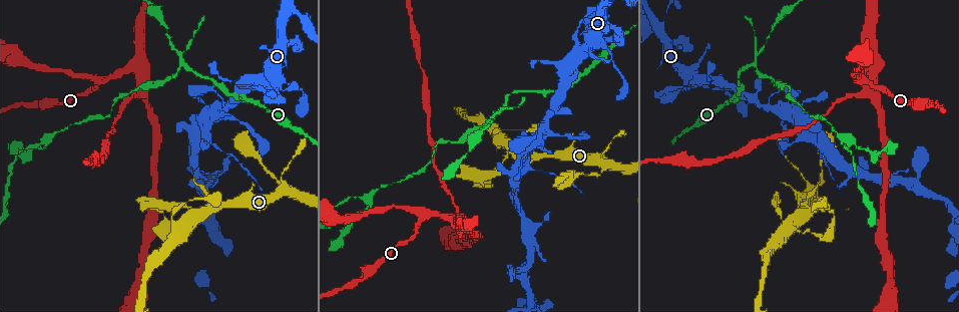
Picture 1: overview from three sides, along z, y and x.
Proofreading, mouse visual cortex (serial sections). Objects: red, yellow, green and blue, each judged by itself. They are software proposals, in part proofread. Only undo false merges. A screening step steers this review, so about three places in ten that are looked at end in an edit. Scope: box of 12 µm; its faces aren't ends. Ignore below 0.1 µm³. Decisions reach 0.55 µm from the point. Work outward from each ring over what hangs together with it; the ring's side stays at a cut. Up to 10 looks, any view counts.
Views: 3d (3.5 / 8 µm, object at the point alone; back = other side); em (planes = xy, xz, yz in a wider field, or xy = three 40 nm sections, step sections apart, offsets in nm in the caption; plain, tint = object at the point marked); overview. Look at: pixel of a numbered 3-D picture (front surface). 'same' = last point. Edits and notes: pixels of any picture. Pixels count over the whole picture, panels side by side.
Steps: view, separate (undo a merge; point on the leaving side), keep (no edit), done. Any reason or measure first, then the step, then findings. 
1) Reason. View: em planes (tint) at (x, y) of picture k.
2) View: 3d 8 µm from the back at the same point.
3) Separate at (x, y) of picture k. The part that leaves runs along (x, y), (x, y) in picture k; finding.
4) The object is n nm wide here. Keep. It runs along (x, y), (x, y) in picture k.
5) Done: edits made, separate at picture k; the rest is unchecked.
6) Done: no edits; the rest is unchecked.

Three arms meet. View: 3d 3.5 µm from the back at (806, 211) of picture 1.

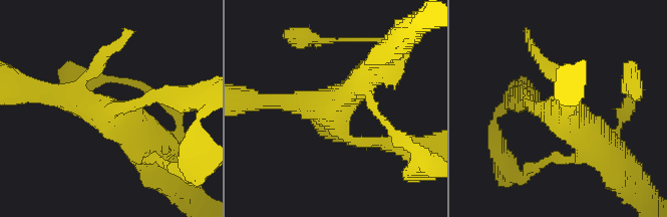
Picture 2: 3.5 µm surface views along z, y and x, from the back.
3 arms meet here; the arms are 150, 250, 450 nm wide; shape alone is not enough. View: em xy step 2 (tint) at (319, 103) of picture 2.

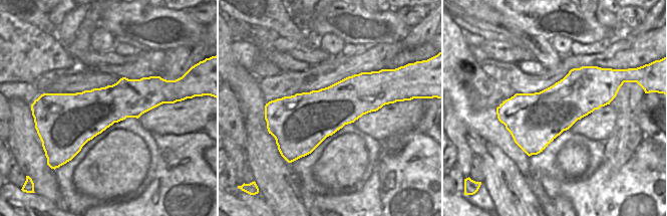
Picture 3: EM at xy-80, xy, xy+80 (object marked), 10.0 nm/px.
View: em xy step 3 (tint) at the same point.

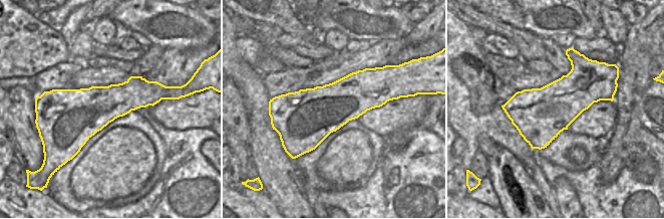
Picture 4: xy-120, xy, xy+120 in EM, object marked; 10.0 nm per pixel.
The object is 550 nm wide here. Keep. It runs along (47, 89), (118, 115), (152, 152) in picture 2; all the same cell.

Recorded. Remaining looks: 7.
Sudden change in width. View: 3d 8 µm at (206, 179) of picture 1.

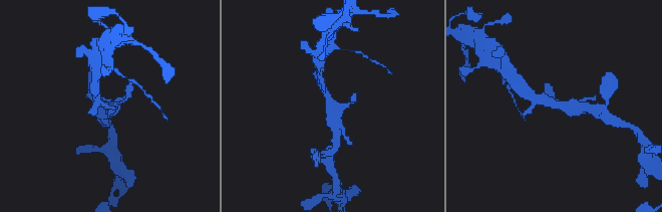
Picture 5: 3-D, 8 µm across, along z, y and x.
Need the tissue. View: em xy step 1 (tint) at (561, 104) of picture 5.

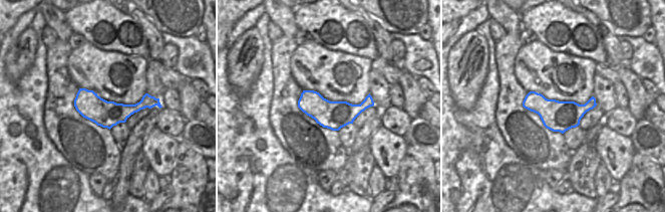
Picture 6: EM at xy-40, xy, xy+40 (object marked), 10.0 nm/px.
Keep. It runs along (323, 84), (336, 113), (336, 139) in picture 5; one cell here.

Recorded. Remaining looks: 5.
Branch point. View: 3d 3.5 µm at (868, 86) of picture 1.

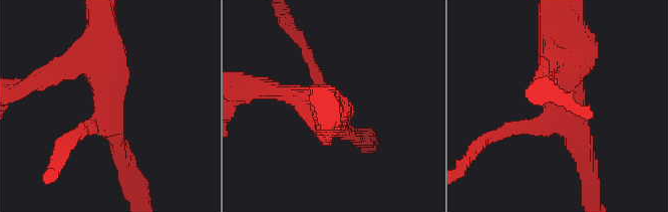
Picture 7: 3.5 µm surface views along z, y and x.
Now the EM. View: em xy step 3 (tint) at (557, 106) of picture 7.

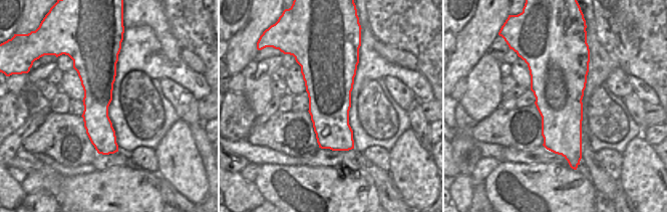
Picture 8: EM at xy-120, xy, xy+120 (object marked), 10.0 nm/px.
The object is 480 nm wide here. Keep. It runs along (100, 53), (98, 128), (106, 152) in picture 8; continuous, no second cell.

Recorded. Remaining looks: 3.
A fork. View: 3d 8 µm at (187, 65) of picture 1.

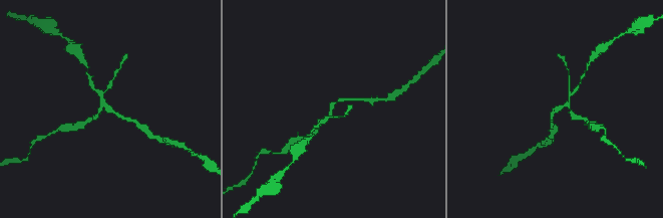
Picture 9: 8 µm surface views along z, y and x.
View: 3d 3.5 µm at (329, 111) of picture 9.

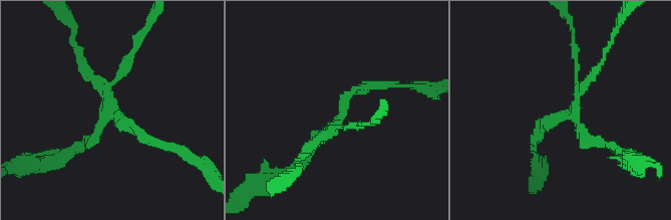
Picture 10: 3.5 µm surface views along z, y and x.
Separate at (130, 60) of picture 10. The part that leaves runs along (105, 119), (96, 138), (46, 159) in picture 10; a second cell is stuck on.

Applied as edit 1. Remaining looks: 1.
Done: edits made, separate at picture 10; the rest is unchecked.

